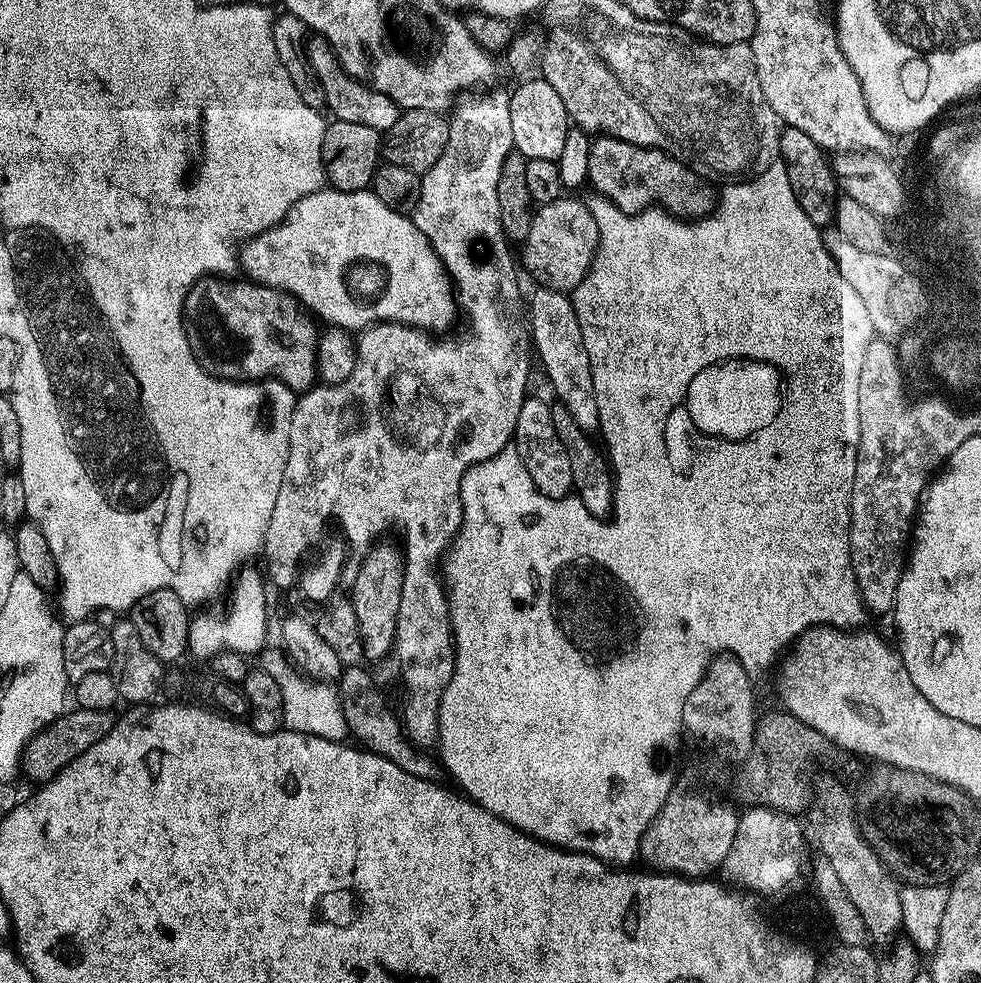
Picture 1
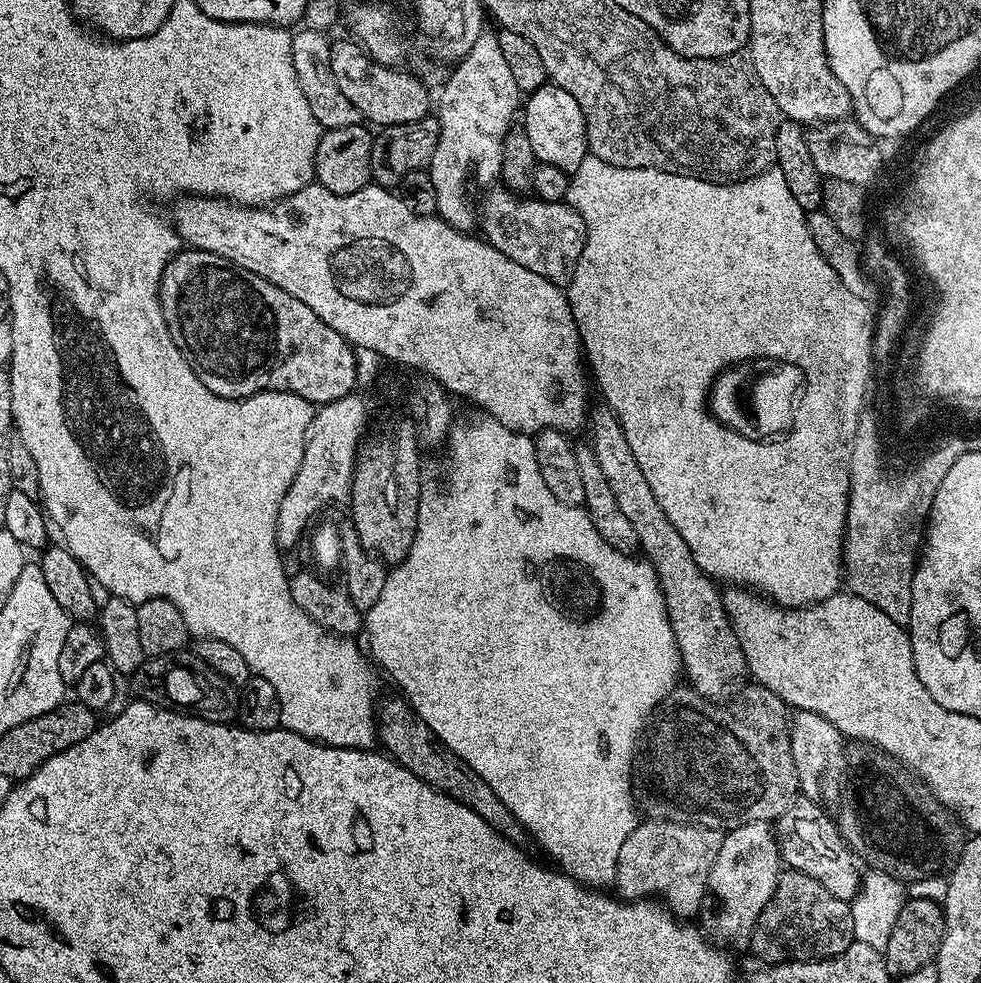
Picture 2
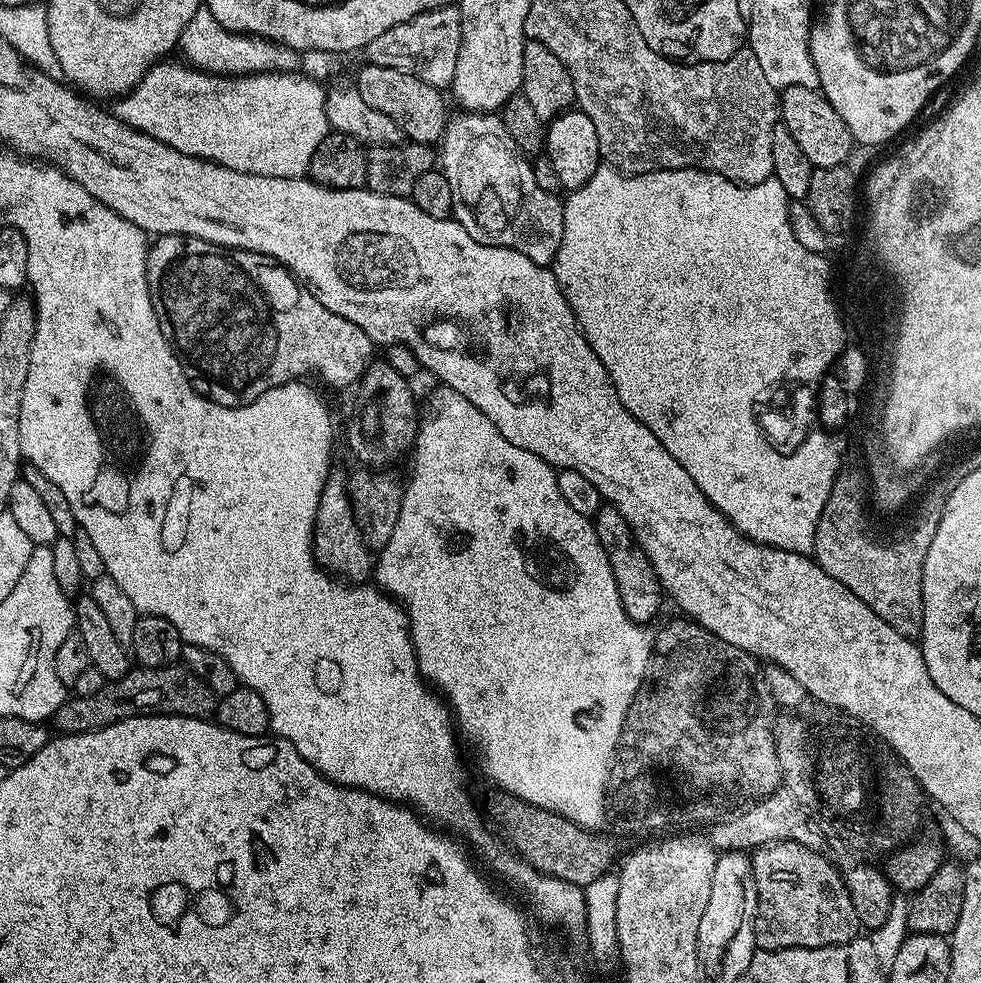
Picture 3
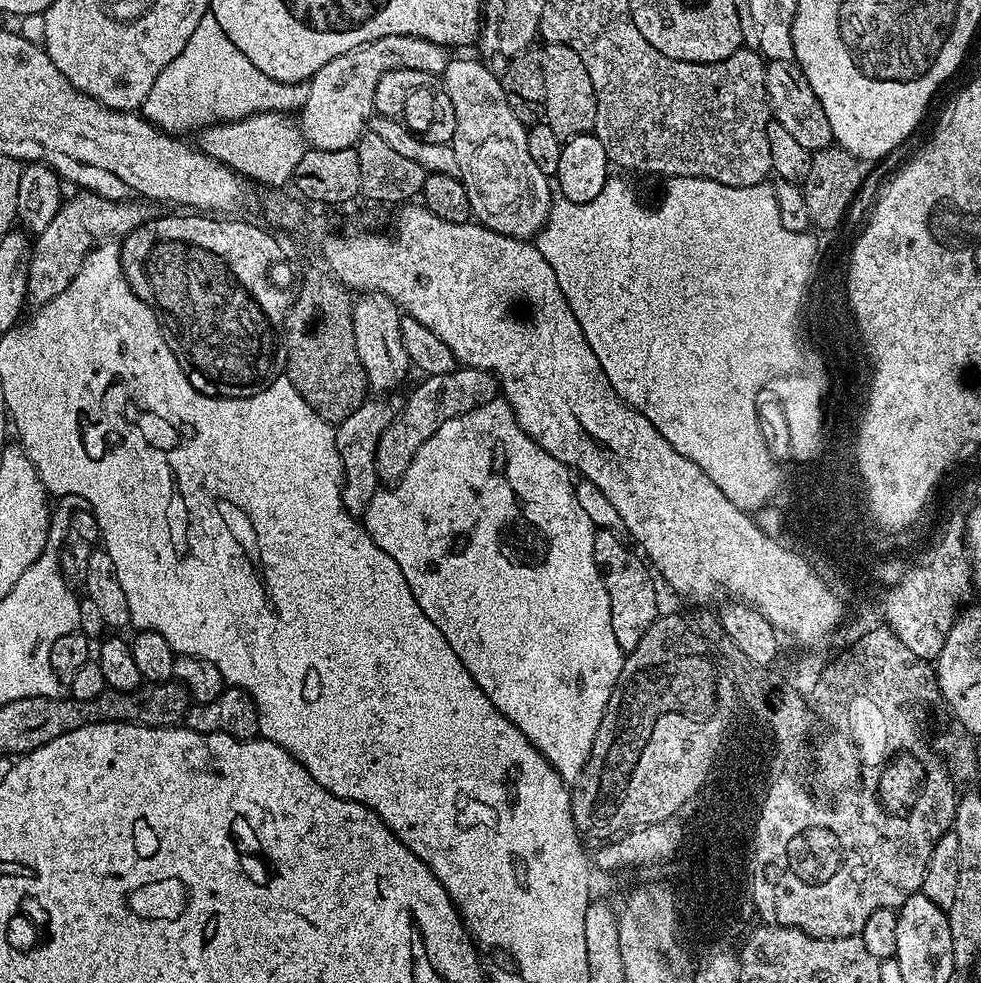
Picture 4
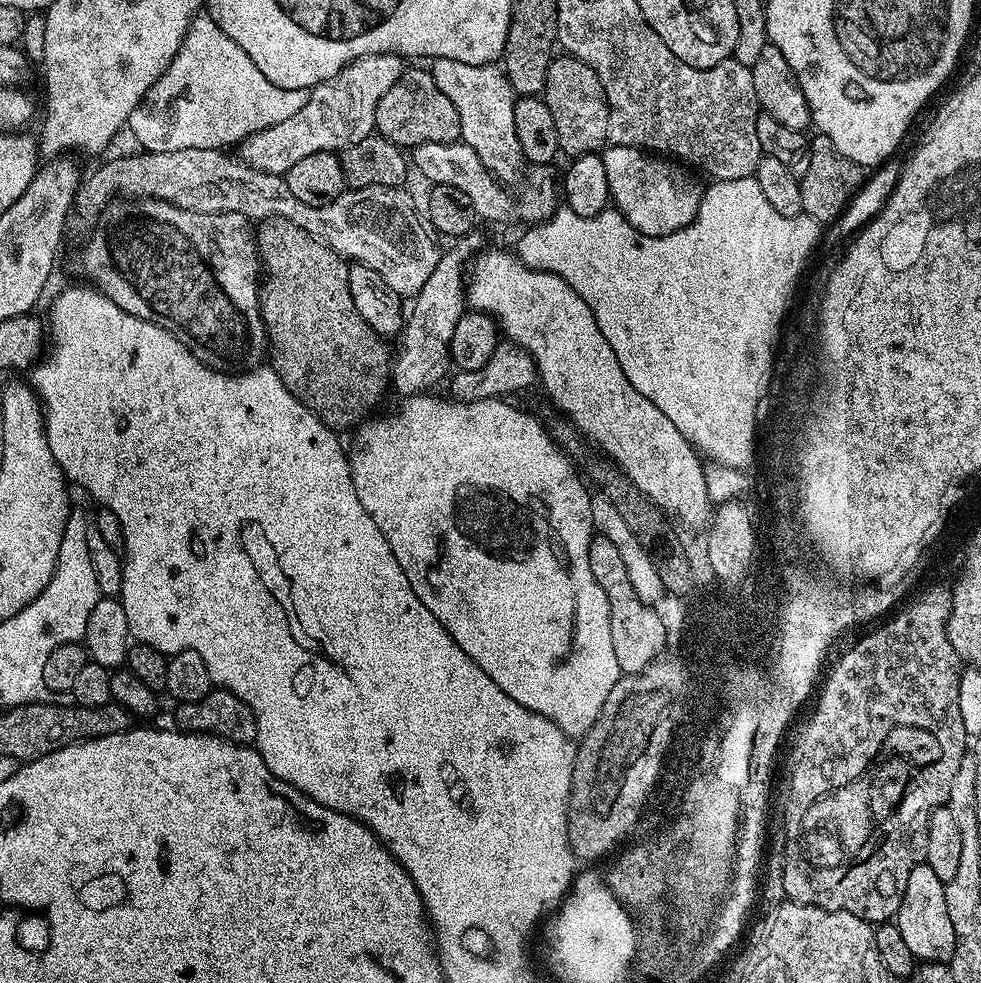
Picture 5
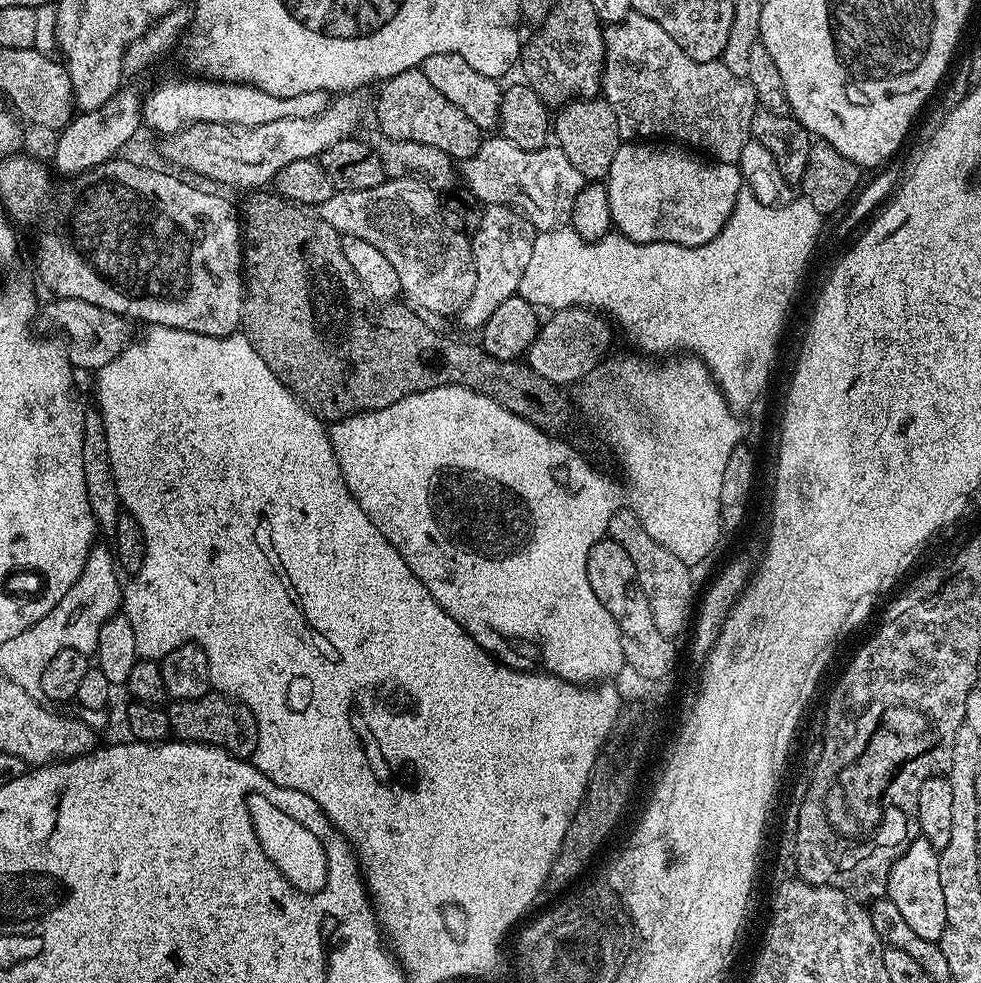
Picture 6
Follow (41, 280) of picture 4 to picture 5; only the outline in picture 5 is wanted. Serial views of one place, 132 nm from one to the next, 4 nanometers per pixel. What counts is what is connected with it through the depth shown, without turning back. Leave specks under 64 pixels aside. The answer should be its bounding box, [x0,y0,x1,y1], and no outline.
[75,148,441,298]

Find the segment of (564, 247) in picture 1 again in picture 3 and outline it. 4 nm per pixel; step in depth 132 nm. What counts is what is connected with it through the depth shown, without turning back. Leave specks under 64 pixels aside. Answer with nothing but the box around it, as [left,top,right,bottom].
[438,112,564,266]

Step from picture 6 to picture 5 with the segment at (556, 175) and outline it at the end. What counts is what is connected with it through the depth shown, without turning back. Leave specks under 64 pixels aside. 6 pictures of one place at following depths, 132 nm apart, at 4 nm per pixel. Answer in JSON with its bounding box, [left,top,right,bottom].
[410,142,558,226]

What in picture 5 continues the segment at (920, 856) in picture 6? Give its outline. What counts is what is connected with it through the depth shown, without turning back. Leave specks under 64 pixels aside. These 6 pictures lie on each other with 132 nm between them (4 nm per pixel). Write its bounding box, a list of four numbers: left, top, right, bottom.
[894,862,956,964]

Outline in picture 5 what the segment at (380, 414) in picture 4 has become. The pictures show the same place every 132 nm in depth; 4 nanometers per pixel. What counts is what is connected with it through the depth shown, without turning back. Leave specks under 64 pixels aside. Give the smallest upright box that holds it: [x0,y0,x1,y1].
[390,270,466,398]

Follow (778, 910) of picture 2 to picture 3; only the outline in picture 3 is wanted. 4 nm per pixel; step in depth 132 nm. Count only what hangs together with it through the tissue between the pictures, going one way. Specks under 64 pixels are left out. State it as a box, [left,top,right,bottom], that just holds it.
[751,840,858,952]

